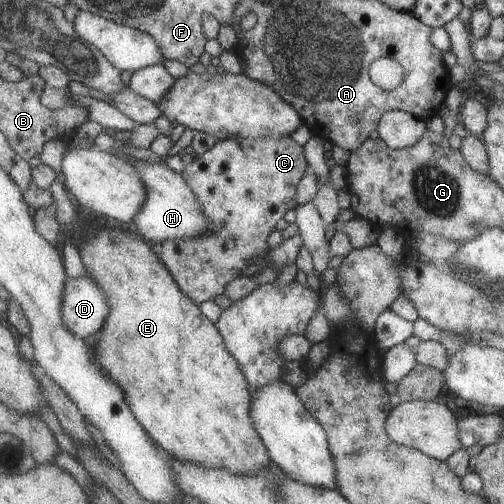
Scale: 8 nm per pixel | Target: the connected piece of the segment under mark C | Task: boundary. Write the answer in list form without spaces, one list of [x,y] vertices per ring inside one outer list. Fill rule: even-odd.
[[[292,136],[275,138],[241,138],[227,137],[218,141],[215,148],[202,155],[195,155],[193,161],[184,166],[183,178],[194,189],[195,196],[203,205],[207,218],[211,222],[211,232],[199,238],[183,238],[183,240],[165,240],[157,249],[170,269],[183,292],[187,293],[196,303],[215,300],[227,294],[227,286],[243,277],[241,272],[247,268],[251,258],[264,258],[269,250],[269,235],[275,226],[291,209],[299,205],[299,183],[311,169],[306,158],[306,149]]]

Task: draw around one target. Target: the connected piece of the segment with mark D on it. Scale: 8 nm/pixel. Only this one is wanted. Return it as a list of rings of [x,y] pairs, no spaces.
[[[85,274],[77,278],[67,278],[65,298],[63,298],[63,320],[75,336],[91,340],[93,334],[97,334],[105,326],[110,312],[111,305],[110,300],[107,300],[107,294],[91,276]]]

